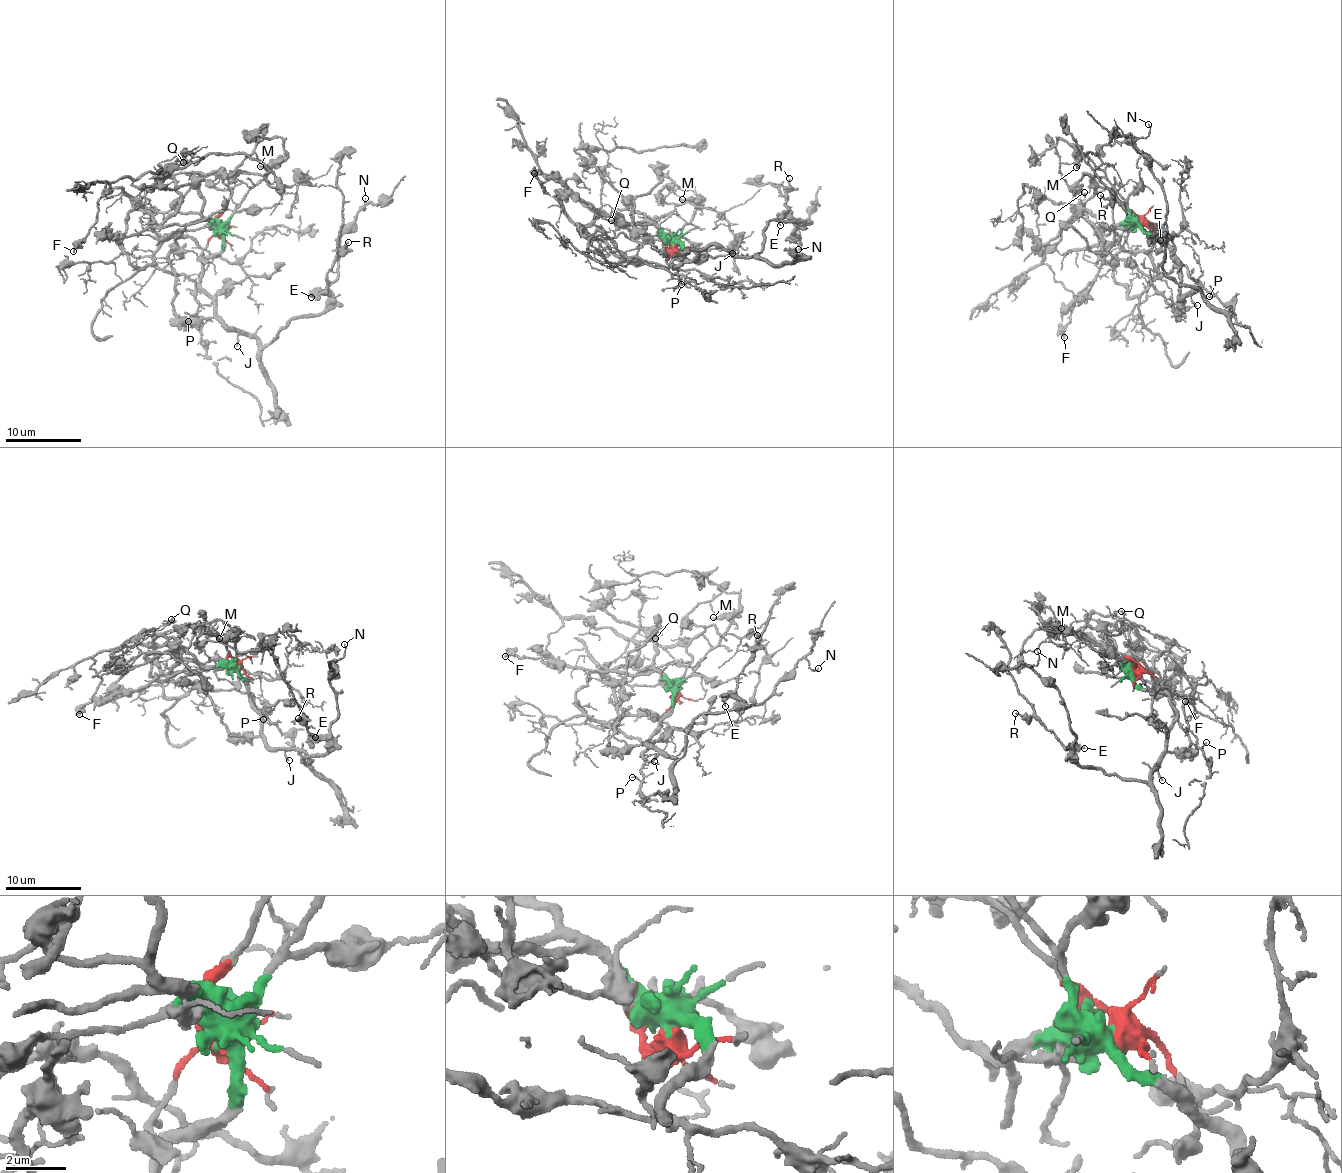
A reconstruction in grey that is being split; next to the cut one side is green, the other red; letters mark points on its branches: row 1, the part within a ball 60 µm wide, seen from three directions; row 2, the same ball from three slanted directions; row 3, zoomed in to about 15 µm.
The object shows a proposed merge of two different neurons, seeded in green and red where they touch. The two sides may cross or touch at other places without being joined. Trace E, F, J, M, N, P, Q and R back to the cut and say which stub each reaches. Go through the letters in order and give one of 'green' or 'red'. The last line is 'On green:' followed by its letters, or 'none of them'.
E: green
F: red
J: green
M: green
N: green
P: red
Q: red
R: green
On green: E, J, M, N, R

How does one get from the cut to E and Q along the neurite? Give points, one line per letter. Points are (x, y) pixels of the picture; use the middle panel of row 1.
E: (673, 245), (681, 245), (676, 266), (717, 247), (747, 256), (761, 250), (766, 224), (797, 221), (780, 226)
Q: (673, 245), (668, 245), (670, 235), (664, 228), (650, 223), (622, 223), (599, 209), (606, 221), (611, 220)

